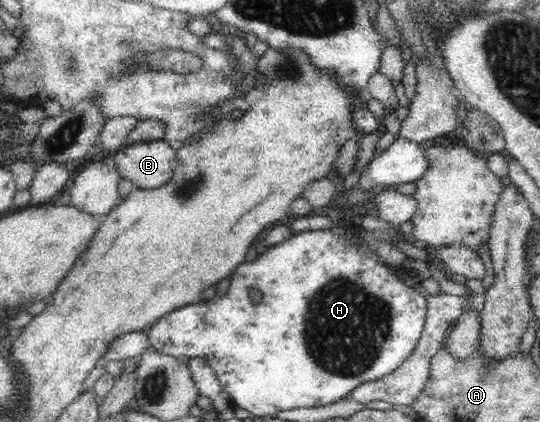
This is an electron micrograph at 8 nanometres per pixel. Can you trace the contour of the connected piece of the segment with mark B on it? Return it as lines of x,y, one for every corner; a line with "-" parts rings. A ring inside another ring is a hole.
159,140
123,147
112,155
111,161
115,164
120,179
129,180
136,189
149,191
162,188
171,181
177,166
176,154
176,150

